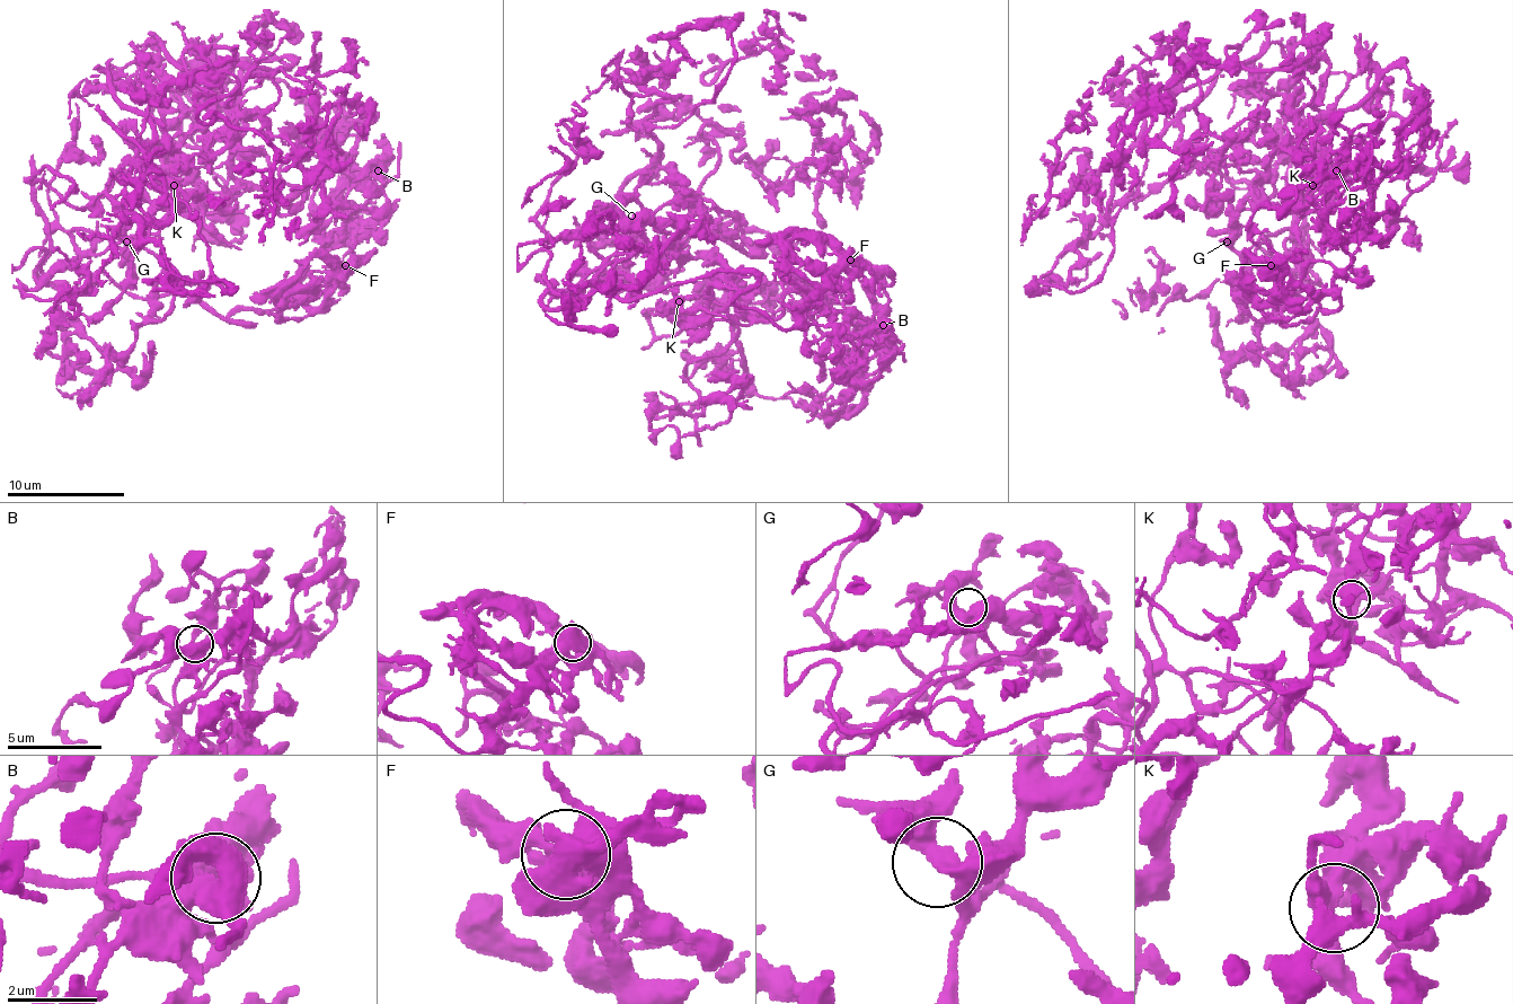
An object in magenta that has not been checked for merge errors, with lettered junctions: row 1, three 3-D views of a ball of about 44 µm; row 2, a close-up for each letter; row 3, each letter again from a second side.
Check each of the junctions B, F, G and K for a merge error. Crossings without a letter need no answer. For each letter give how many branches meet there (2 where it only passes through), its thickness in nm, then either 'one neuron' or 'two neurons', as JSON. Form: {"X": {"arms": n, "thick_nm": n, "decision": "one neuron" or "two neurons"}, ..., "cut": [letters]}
{"B": {"arms": 3, "thick_nm": 420, "decision": "one neuron"}, "F": {"arms": 2, "thick_nm": 550, "decision": "one neuron"}, "G": {"arms": 3, "thick_nm": 360, "decision": "one neuron"}, "K": {"arms": 3, "thick_nm": 380, "decision": "one neuron"}, "cut": []}

